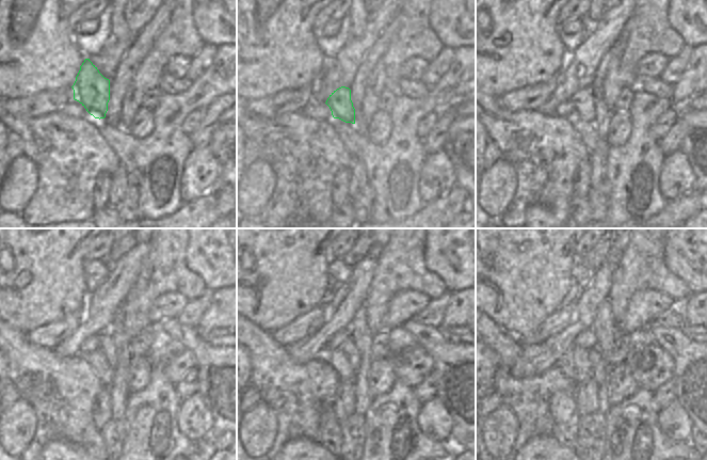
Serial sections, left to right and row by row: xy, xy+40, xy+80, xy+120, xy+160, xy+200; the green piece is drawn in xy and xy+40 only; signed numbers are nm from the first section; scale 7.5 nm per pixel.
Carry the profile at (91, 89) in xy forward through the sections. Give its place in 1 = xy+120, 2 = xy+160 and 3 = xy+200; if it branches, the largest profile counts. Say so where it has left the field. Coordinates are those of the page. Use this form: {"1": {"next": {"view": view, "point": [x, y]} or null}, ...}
{"1": {"next": {"view": "xy+120", "point": [107, 347]}}, "2": {"next": {"view": "xy+160", "point": [349, 347]}}, "3": {"next": {"view": "xy+200", "point": [600, 368]}}}

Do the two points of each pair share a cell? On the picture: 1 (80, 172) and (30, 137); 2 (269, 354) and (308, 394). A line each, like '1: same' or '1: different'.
1: same
2: same

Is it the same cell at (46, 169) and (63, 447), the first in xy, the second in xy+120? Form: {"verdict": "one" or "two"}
{"verdict": "two"}

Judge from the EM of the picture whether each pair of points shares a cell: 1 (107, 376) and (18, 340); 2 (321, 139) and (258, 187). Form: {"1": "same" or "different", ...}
{"1": "different", "2": "different"}

